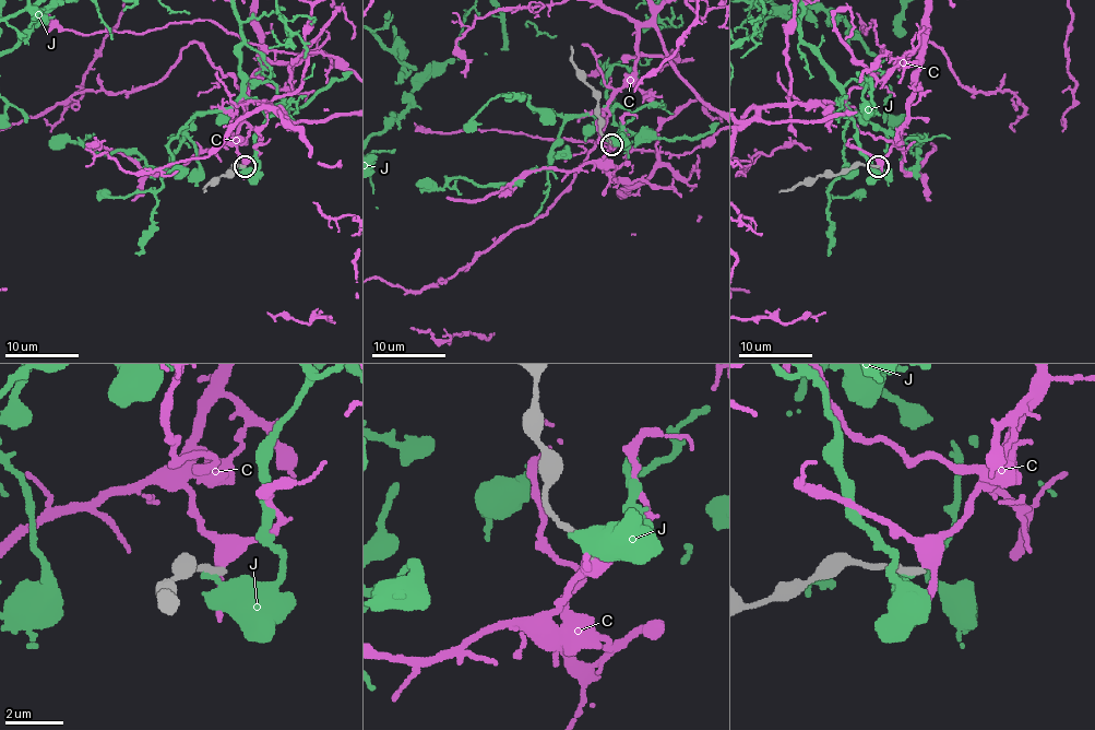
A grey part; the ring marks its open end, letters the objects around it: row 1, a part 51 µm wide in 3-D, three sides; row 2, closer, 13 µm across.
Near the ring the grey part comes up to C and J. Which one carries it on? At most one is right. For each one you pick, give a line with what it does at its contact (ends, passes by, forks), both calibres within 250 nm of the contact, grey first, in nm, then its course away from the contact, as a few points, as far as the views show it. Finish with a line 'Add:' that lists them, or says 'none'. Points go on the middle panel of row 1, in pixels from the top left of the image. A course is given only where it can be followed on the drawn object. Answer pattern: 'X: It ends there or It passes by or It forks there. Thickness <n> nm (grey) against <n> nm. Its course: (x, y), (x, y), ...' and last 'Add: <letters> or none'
Add: none

